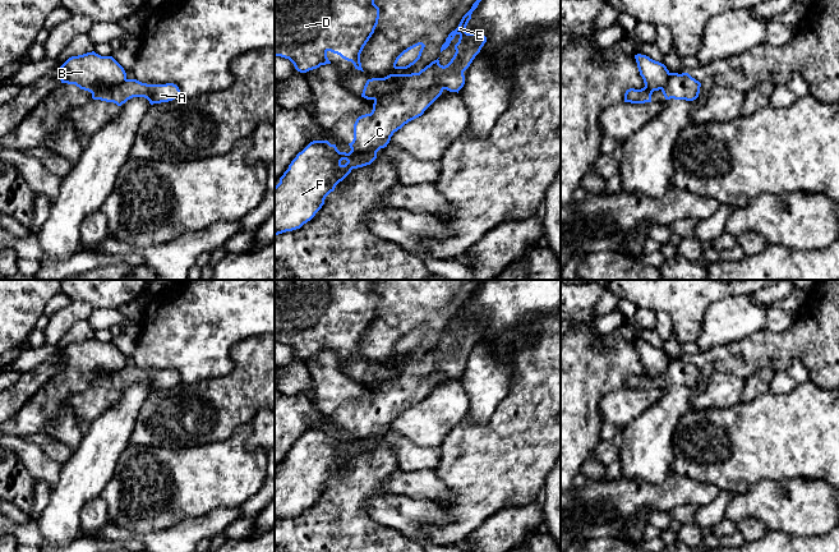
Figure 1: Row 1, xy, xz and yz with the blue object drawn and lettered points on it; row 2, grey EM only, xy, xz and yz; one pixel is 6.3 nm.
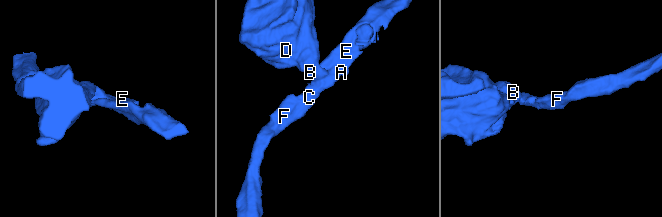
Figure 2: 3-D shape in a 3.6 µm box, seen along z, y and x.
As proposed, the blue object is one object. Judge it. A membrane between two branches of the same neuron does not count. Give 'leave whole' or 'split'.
split

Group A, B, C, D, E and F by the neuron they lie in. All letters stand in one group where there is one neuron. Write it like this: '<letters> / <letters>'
A C E F / B D

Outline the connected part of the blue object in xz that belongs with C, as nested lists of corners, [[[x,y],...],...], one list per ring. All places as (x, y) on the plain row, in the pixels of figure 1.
[[[480,280],[471,295],[462,303],[458,313],[452,317],[441,334],[446,336],[456,321],[460,322],[455,331],[455,341],[447,351],[441,351],[439,346],[432,348],[419,359],[389,360],[386,367],[397,368],[404,374],[395,382],[384,383],[373,390],[370,400],[361,401],[354,410],[354,426],[349,429],[349,440],[340,438],[336,431],[328,427],[313,427],[289,451],[289,455],[280,464],[275,473],[275,523],[286,518],[300,515],[310,507],[324,491],[326,483],[335,477],[352,455],[370,451],[377,445],[377,438],[387,433],[395,418],[401,415],[409,408],[421,402],[424,397],[442,381],[444,376],[457,378],[465,371],[464,358],[470,353],[475,342],[487,328],[485,322],[467,319],[466,312],[471,305],[472,298],[478,294],[484,280]]]

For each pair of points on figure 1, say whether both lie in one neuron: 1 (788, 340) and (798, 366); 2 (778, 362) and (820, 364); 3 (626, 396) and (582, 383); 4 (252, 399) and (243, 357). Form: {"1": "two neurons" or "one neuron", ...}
{"1": "two neurons", "2": "one neuron", "3": "two neurons", "4": "one neuron"}

